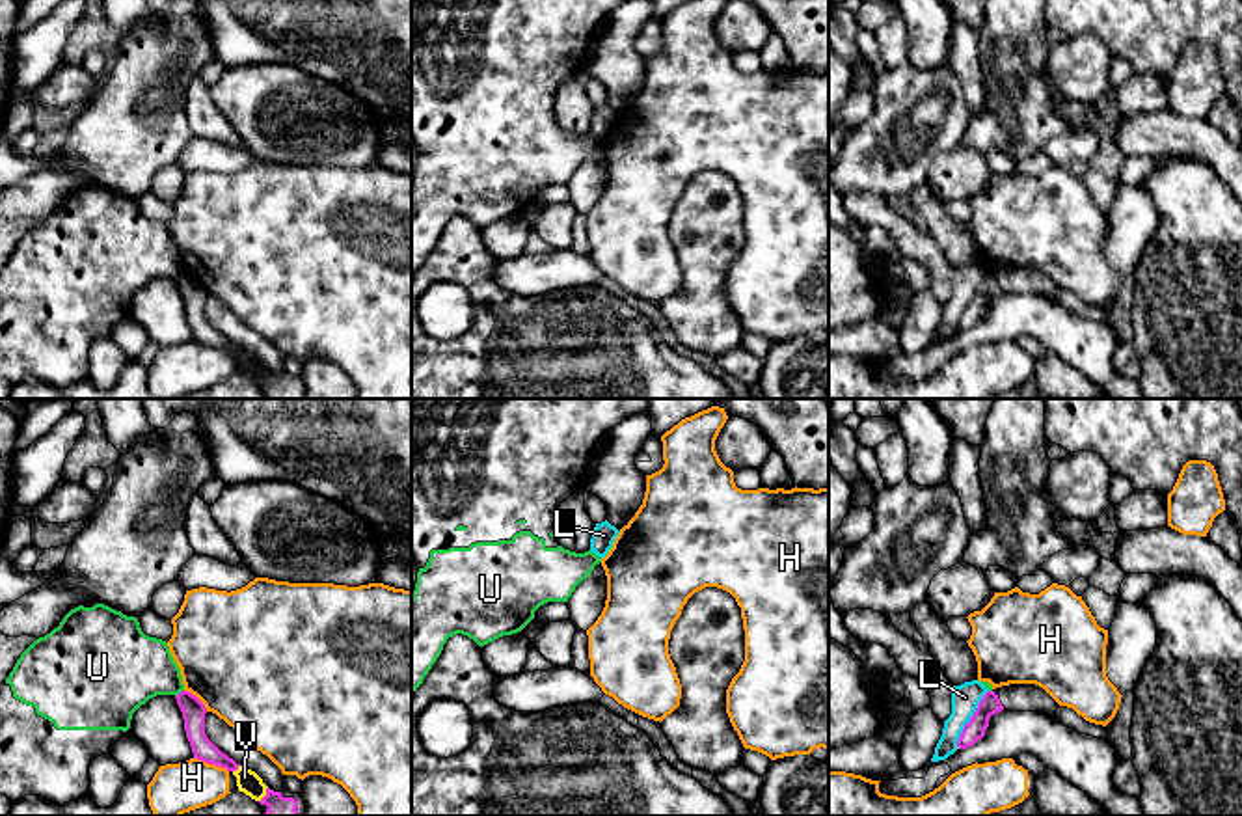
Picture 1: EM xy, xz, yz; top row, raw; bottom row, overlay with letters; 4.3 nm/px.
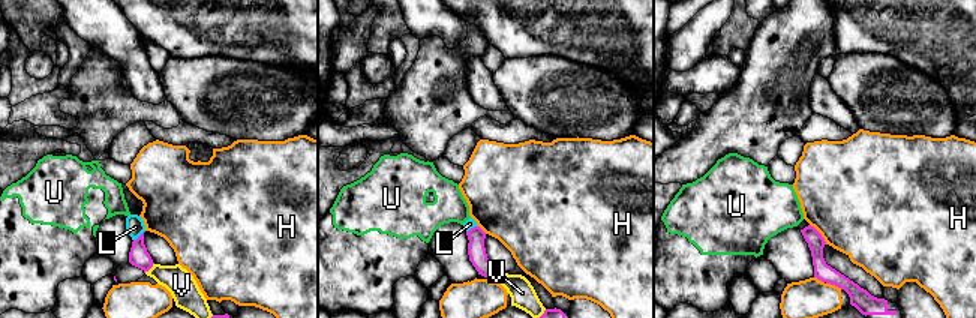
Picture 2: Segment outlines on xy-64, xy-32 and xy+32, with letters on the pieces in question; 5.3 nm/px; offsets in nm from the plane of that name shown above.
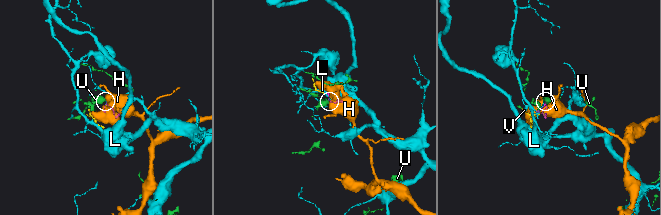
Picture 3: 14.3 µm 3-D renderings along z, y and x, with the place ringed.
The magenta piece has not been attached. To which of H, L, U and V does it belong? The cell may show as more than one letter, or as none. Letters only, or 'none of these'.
none of these

